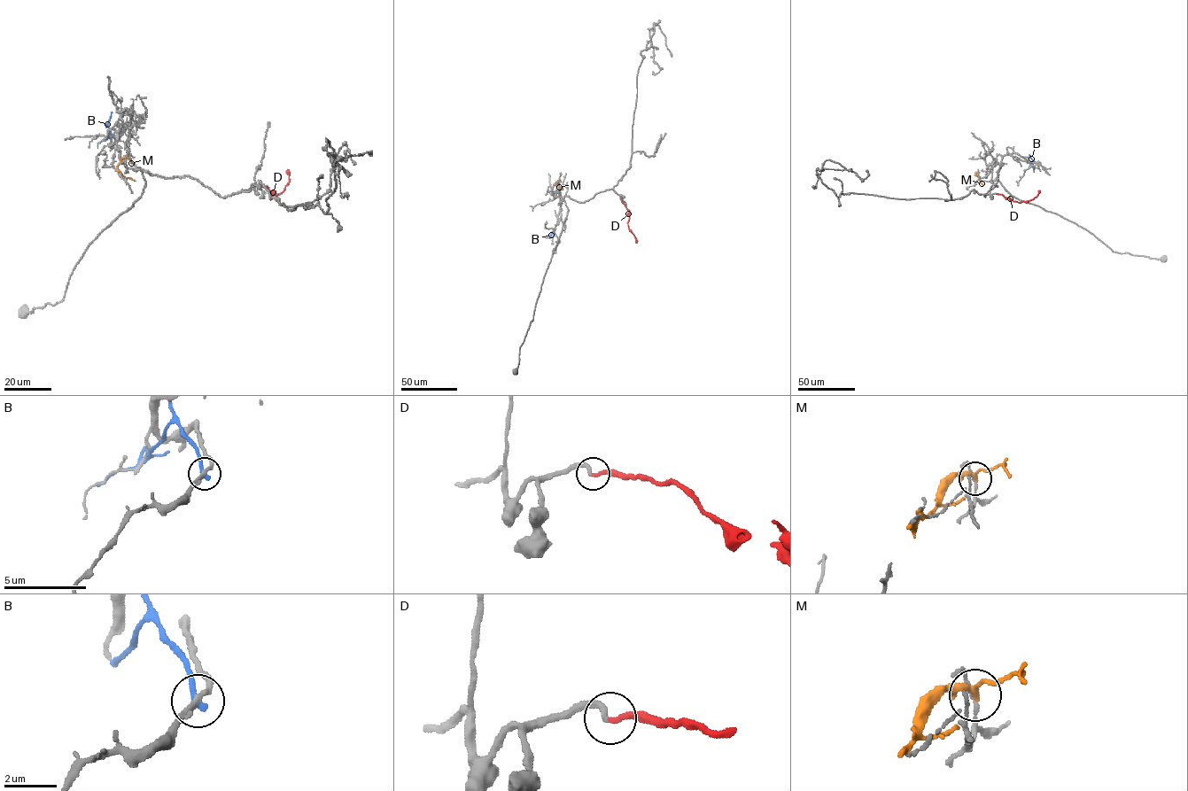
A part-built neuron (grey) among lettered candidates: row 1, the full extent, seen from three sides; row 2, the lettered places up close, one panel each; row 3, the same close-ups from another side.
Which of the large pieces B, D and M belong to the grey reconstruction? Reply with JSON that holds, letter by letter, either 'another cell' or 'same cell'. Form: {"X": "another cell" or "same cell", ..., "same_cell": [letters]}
{"B": "another cell", "D": "same cell", "M": "another cell", "same_cell": ["D"]}

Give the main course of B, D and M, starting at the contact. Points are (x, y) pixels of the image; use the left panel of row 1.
B: (114, 141), (108, 124), (111, 112)
D: (259, 186), (266, 186), (275, 191), (274, 197), (281, 193), (289, 182), (287, 169)
M: (127, 156), (120, 161), (117, 170), (135, 181)

